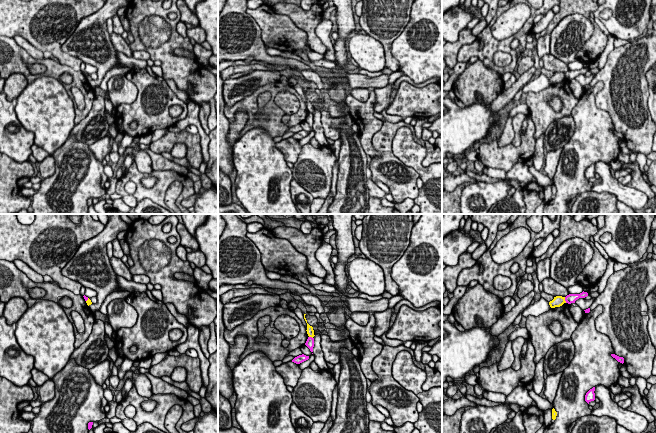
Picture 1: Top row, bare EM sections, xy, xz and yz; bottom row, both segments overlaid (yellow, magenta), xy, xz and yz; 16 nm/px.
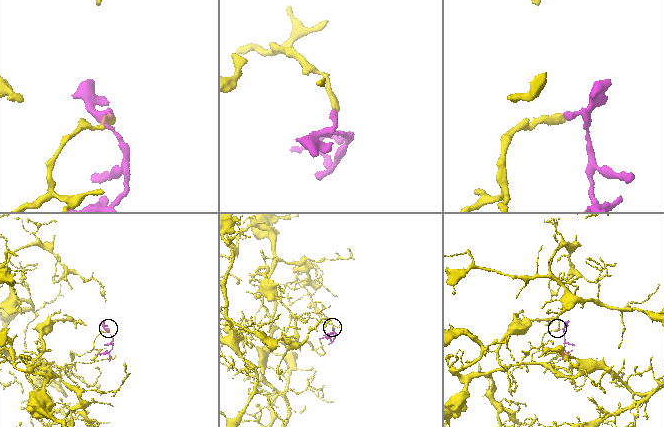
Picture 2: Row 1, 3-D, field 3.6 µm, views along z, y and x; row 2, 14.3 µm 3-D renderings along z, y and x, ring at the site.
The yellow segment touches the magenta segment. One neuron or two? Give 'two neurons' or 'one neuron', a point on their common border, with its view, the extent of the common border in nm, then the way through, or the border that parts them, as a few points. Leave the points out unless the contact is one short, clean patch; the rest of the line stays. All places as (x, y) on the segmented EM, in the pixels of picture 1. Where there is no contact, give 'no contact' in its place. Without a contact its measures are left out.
two neurons; contact yz (564, 300); length 100 nm; border yz (564, 297), (566, 302)

